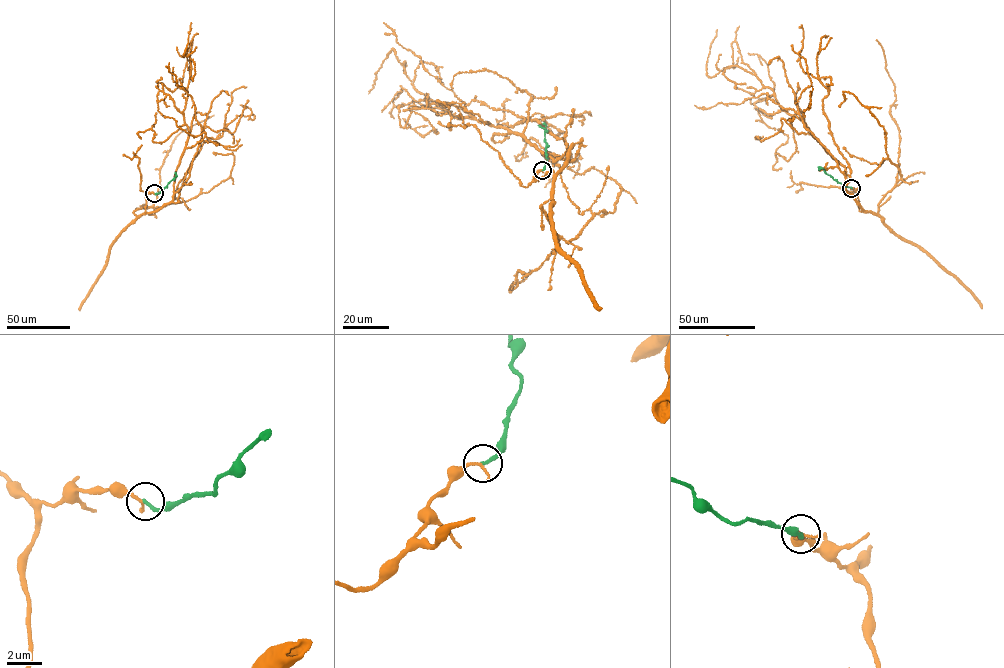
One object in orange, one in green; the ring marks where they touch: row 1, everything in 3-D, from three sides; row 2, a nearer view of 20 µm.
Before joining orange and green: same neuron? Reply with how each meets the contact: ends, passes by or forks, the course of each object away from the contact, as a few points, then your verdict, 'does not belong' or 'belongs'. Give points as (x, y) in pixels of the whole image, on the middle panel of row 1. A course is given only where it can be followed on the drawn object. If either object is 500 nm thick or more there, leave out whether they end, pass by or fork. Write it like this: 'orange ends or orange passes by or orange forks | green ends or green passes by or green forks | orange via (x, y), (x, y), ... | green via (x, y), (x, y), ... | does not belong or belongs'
orange ends | green ends | orange via (542, 170), (533, 180), (572, 146), (555, 161), (458, 118), (393, 49), (368, 94) | green via (542, 170), (546, 158), (545, 129), (538, 125) | belongs

